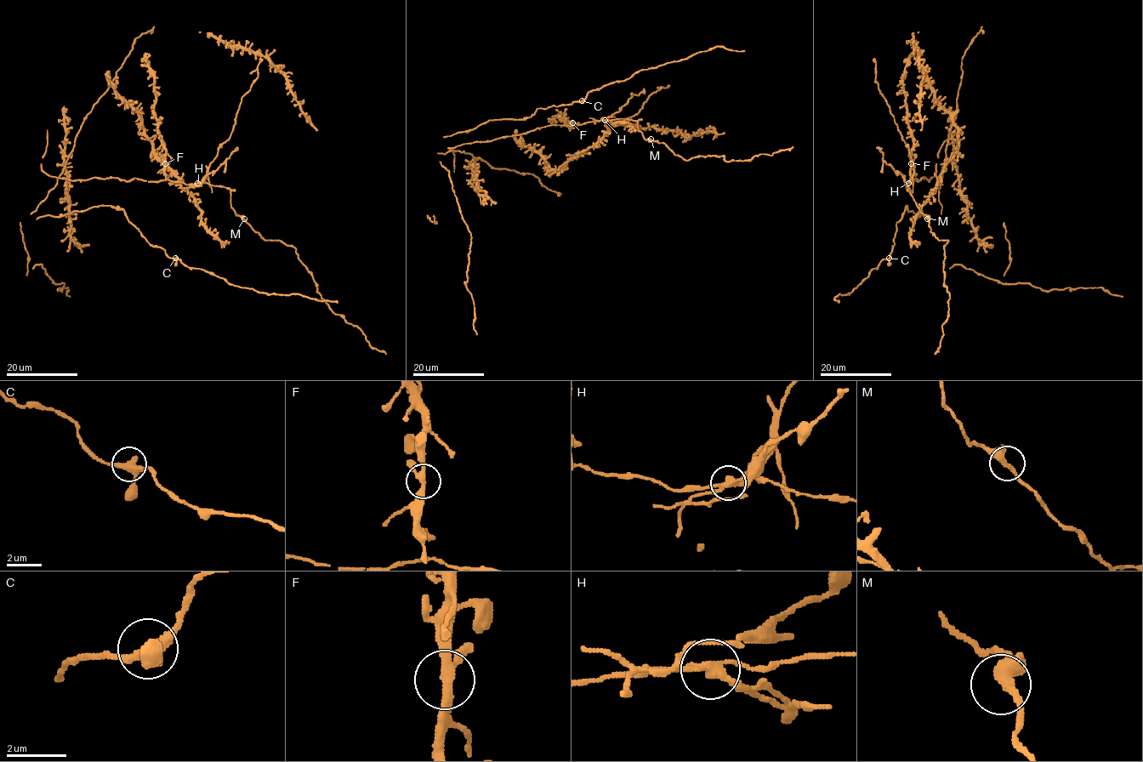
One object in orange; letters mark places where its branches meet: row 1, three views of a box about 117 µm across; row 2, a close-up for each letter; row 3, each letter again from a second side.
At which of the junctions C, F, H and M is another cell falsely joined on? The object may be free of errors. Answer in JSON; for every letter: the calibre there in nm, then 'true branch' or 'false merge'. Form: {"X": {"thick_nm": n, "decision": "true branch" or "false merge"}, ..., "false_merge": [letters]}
{"C": {"thick_nm": 320, "decision": "true branch"}, "F": {"thick_nm": 280, "decision": "true branch"}, "H": {"thick_nm": 280, "decision": "false merge"}, "M": {"thick_nm": 320, "decision": "true branch"}, "false_merge": ["H"]}

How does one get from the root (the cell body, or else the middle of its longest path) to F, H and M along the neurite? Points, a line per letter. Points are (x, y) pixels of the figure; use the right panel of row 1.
F: (930, 179), (921, 178), (917, 181), (915, 178), (912, 181), (911, 163)
H: (930, 179), (921, 178), (917, 181), (915, 178), (908, 183)
M: (930, 179), (921, 178), (917, 181), (915, 178), (907, 184), (916, 206), (928, 216), (927, 218)

